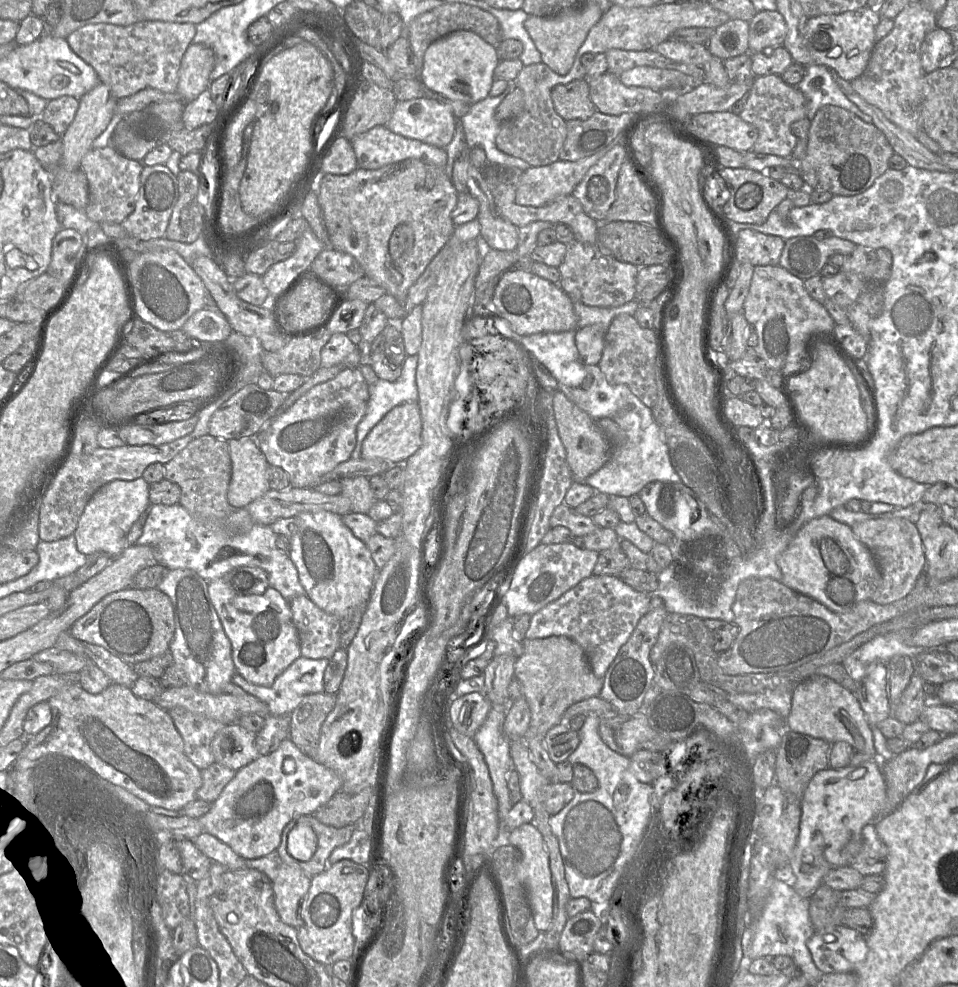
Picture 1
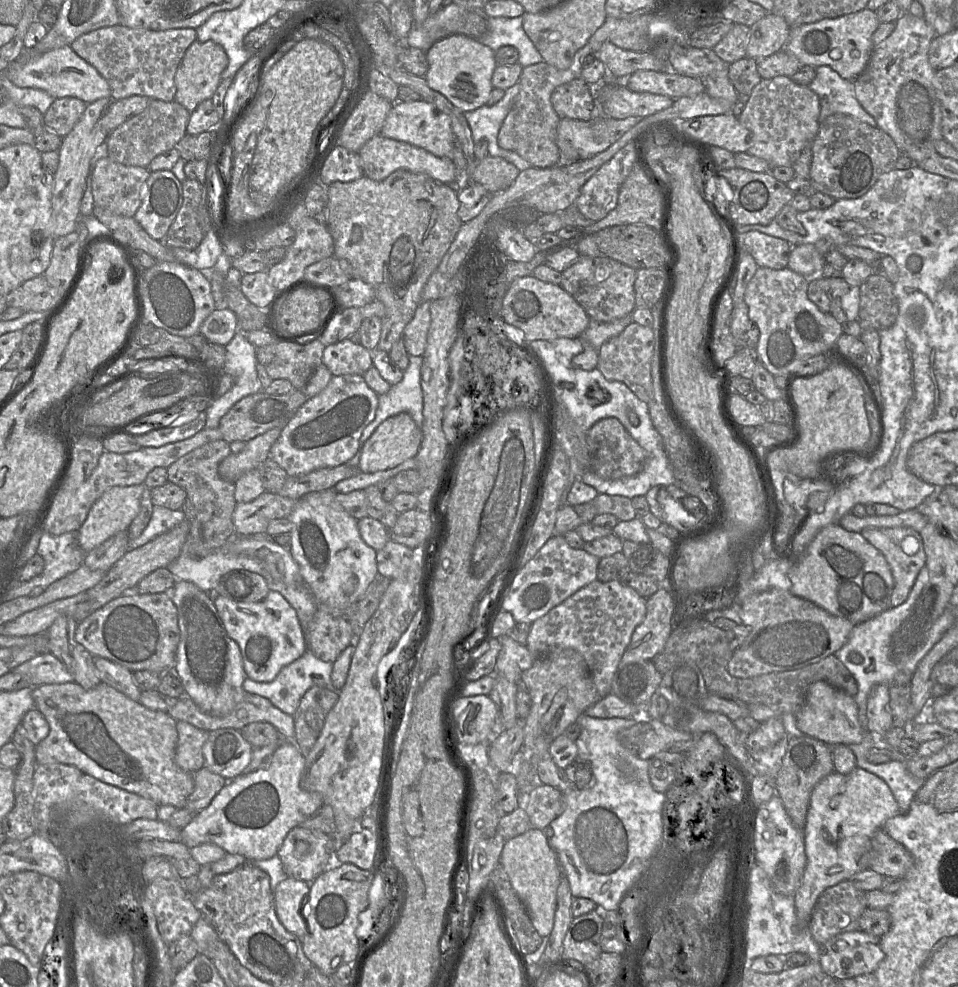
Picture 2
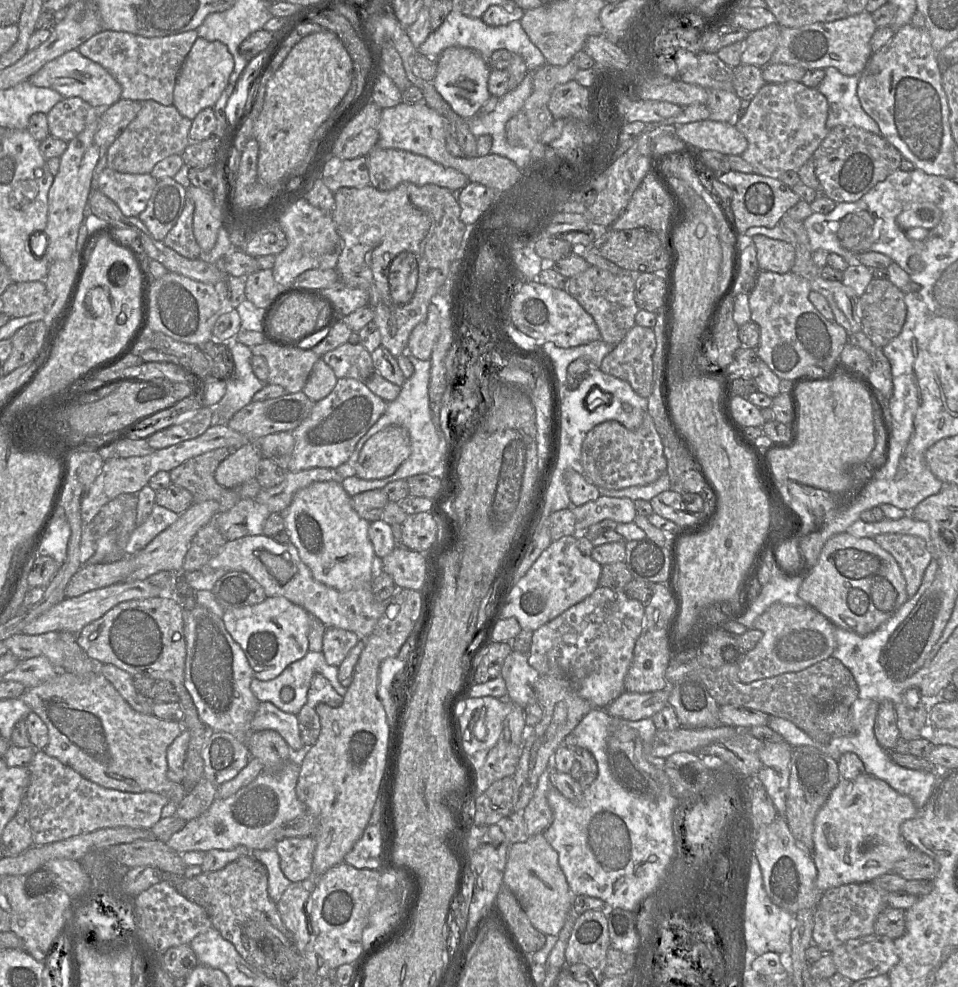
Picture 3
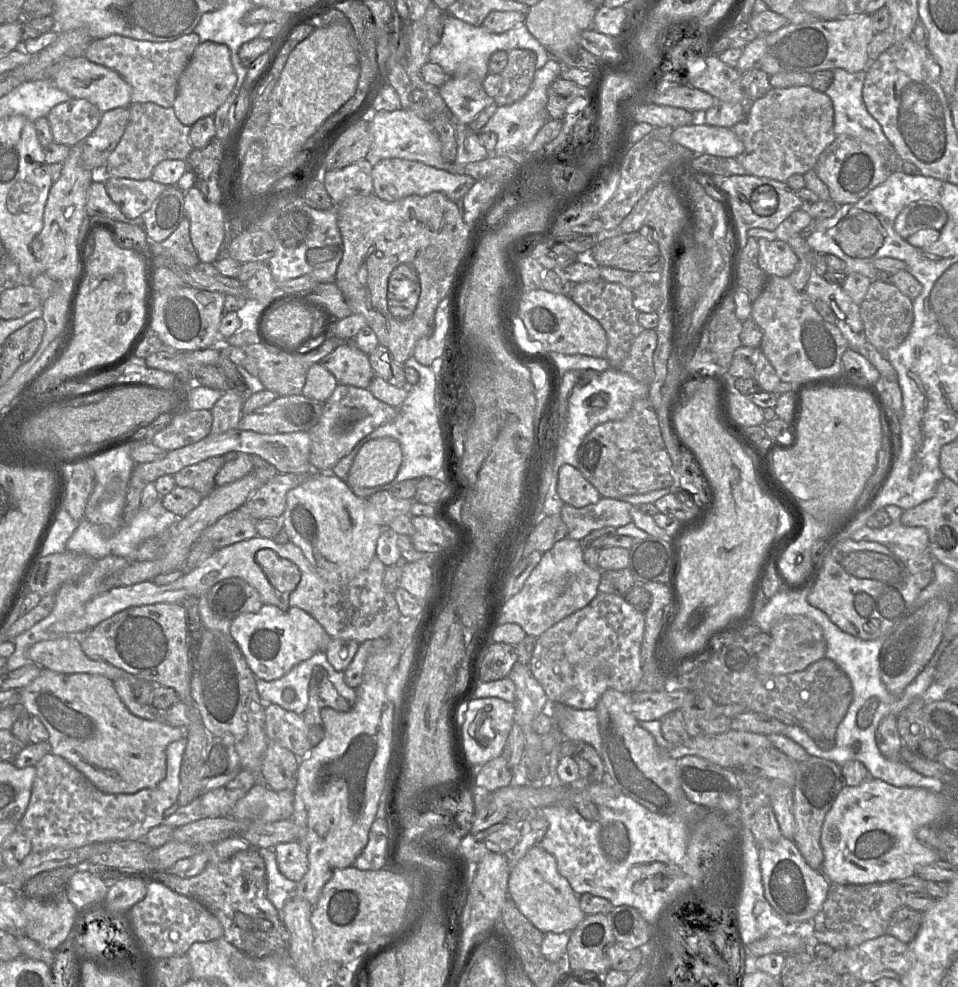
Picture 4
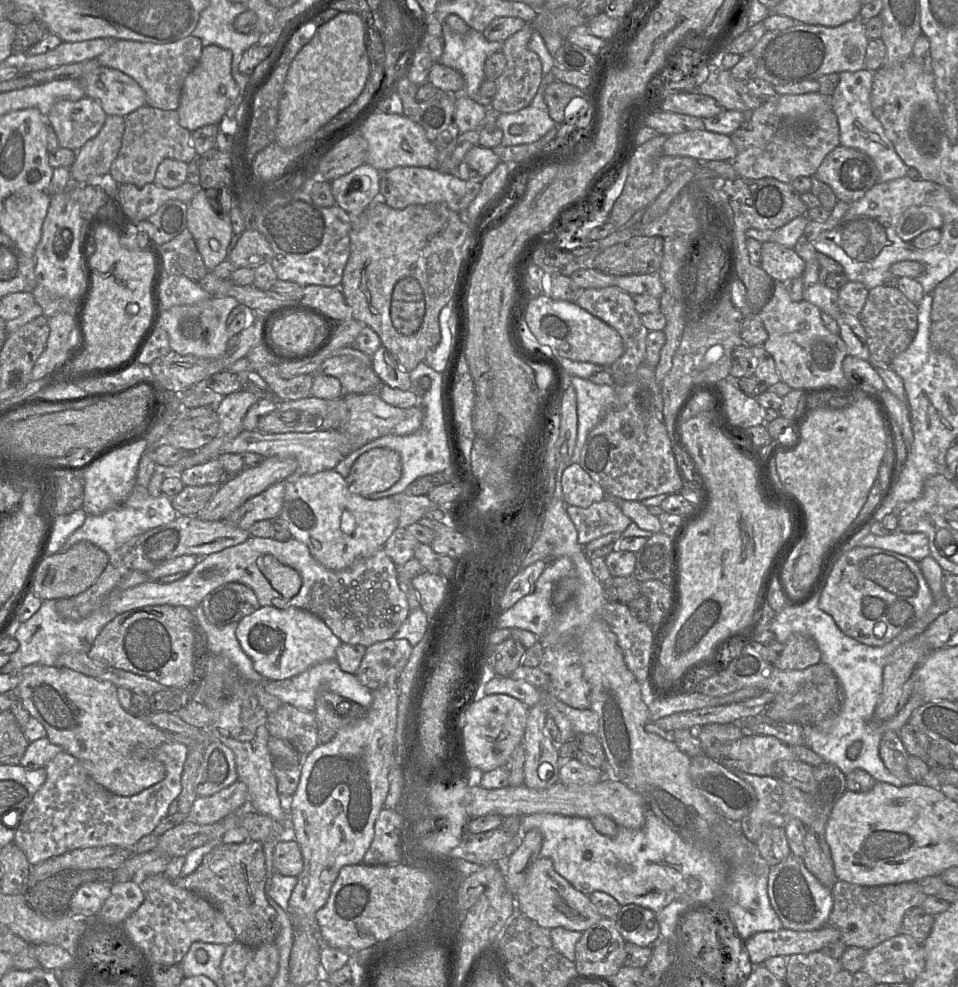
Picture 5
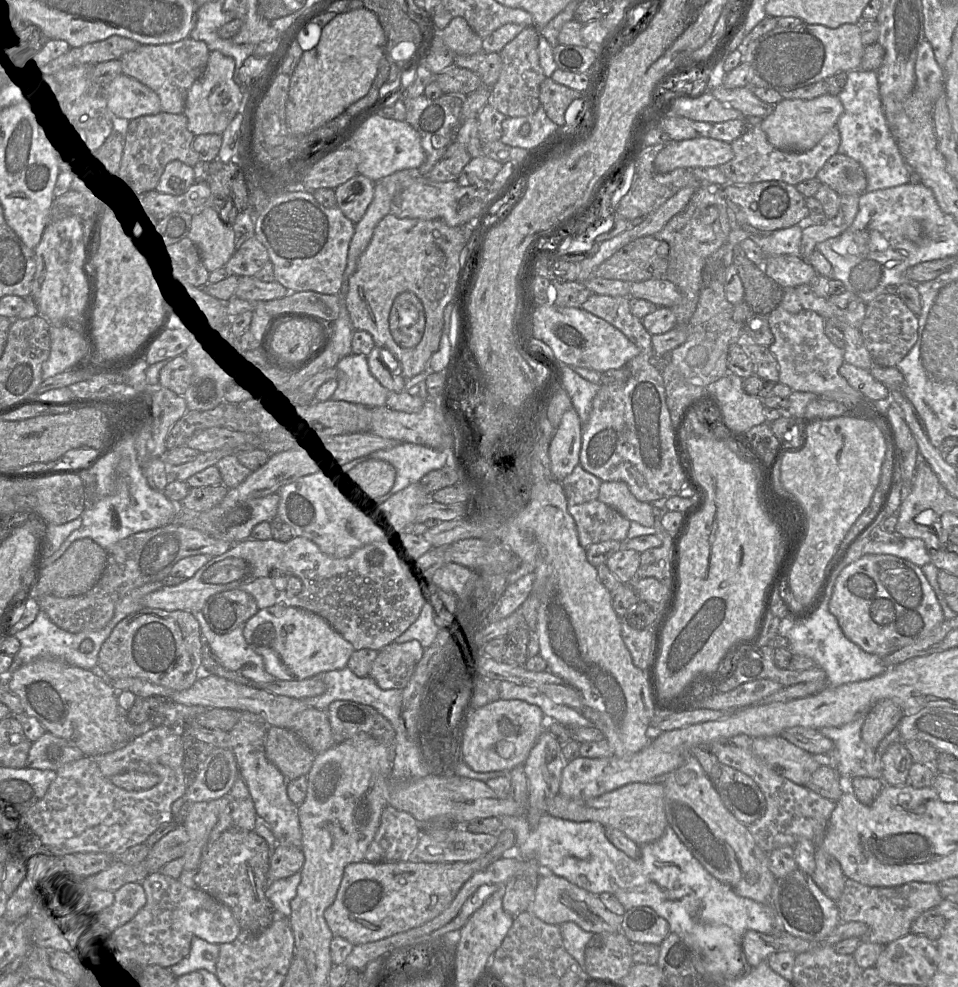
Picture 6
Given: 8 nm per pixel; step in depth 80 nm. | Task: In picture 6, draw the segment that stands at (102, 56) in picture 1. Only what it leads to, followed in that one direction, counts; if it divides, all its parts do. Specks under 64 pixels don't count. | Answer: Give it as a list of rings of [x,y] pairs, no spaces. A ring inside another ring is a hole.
[[[188,37],[172,44],[140,45],[119,61],[122,74],[138,80],[159,96],[162,112],[181,114],[189,89],[205,71],[209,53],[205,42]]]

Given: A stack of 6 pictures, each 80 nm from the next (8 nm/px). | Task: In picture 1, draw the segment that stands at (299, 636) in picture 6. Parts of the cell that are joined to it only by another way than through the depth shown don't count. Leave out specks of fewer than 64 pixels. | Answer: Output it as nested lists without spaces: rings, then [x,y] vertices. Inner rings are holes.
[[[223,578],[208,582],[208,593],[231,642],[236,672],[252,684],[271,686],[276,677],[301,656],[289,602],[270,586],[260,595],[238,595]]]

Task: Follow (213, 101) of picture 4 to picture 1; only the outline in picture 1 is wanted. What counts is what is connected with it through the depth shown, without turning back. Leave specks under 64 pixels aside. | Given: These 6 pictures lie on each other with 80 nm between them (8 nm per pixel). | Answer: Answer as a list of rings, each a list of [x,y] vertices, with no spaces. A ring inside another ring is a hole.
[[[194,43],[188,46],[180,64],[177,84],[177,93],[183,102],[195,100],[209,88],[214,65],[215,55],[211,48]]]

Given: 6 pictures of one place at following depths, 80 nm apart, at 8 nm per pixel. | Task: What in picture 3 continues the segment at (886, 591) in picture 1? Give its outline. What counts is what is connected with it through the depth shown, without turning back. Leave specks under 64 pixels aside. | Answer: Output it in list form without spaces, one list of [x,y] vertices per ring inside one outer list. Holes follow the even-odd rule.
[[[879,534],[873,540],[897,561],[905,578],[906,592],[910,599],[918,591],[924,572],[933,559],[931,547],[922,538],[906,534]]]

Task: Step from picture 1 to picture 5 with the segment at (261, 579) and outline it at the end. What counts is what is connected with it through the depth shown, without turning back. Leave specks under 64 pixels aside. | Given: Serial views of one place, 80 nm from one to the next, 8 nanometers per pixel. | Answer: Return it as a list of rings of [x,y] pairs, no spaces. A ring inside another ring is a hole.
[[[237,582],[219,586],[201,604],[207,620],[217,627],[238,623],[261,607],[254,591]]]

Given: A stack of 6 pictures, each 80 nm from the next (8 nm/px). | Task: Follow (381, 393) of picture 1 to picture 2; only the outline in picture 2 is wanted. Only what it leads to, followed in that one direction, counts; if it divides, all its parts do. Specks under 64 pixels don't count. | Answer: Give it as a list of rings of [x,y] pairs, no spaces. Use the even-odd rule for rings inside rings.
[[[408,355],[409,366],[403,372],[402,380],[393,386],[386,394],[378,395],[378,407],[376,410],[374,420],[369,423],[363,430],[361,437],[359,439],[358,449],[356,454],[347,462],[352,468],[358,468],[362,447],[368,438],[374,433],[377,427],[384,422],[386,419],[395,416],[399,413],[408,413],[416,425],[421,428],[423,424],[423,393],[421,388],[421,366],[423,358],[421,356]]]

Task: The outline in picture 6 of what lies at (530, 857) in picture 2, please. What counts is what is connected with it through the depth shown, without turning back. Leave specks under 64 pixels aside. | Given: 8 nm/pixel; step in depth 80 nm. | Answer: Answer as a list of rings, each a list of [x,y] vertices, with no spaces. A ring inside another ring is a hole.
[[[541,869],[535,898],[527,912],[534,914],[547,924],[561,925],[565,922],[574,922],[583,930],[591,933],[623,933],[622,916],[609,911],[598,895],[553,874],[550,870]]]

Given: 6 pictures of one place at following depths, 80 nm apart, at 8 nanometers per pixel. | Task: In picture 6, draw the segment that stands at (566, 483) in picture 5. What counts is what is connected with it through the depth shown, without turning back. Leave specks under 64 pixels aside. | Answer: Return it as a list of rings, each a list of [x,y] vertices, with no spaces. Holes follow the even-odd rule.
[[[578,464],[562,481],[568,504],[583,504],[598,500],[601,480]]]

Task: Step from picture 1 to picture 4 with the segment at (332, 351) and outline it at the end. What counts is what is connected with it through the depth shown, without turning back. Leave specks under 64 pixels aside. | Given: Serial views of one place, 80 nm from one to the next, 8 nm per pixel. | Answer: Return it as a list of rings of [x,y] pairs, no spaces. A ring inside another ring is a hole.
[[[346,343],[340,344],[320,363],[335,376],[338,384],[368,389],[375,376],[369,355]]]

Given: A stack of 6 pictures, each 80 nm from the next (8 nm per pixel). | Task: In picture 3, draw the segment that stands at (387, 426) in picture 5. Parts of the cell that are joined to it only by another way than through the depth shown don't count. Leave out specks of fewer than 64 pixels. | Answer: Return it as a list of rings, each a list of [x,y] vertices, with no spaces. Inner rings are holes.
[[[351,378],[338,379],[332,392],[317,401],[310,415],[292,431],[294,449],[286,471],[336,469],[349,459],[358,441],[386,409],[387,402],[369,390],[365,383]]]

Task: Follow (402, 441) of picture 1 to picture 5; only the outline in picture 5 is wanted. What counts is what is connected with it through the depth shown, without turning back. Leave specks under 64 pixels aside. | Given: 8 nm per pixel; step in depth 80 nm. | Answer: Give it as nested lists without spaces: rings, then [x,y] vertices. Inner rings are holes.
[[[386,447],[372,448],[356,459],[345,482],[351,493],[368,498],[393,486],[401,472],[401,458],[396,451]]]

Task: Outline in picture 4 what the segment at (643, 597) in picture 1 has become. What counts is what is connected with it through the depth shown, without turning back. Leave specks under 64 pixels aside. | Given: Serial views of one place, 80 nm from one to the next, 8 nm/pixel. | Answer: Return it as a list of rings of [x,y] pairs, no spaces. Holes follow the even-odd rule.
[[[598,593],[584,608],[565,617],[537,637],[529,663],[533,676],[543,687],[549,703],[562,703],[575,709],[595,709],[608,689],[625,694],[634,692],[641,681],[641,644],[645,629],[644,613],[635,609],[623,596]]]

